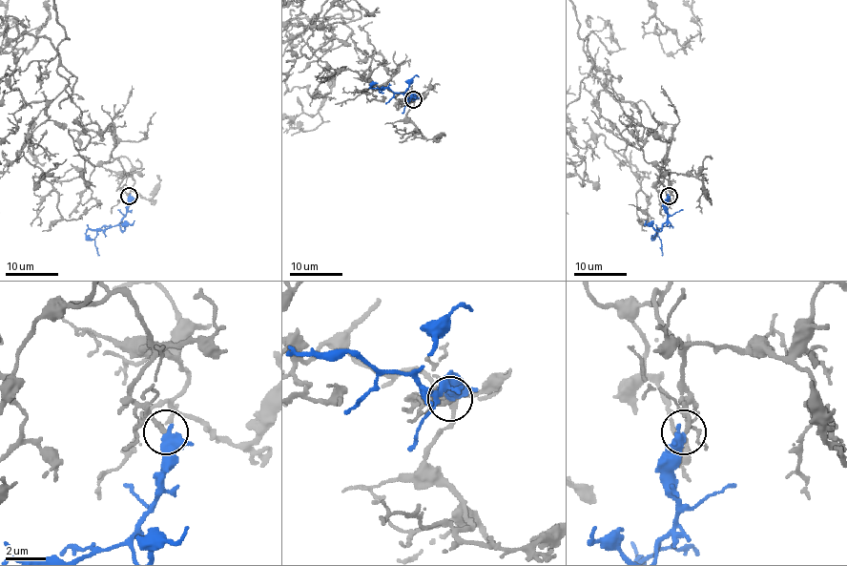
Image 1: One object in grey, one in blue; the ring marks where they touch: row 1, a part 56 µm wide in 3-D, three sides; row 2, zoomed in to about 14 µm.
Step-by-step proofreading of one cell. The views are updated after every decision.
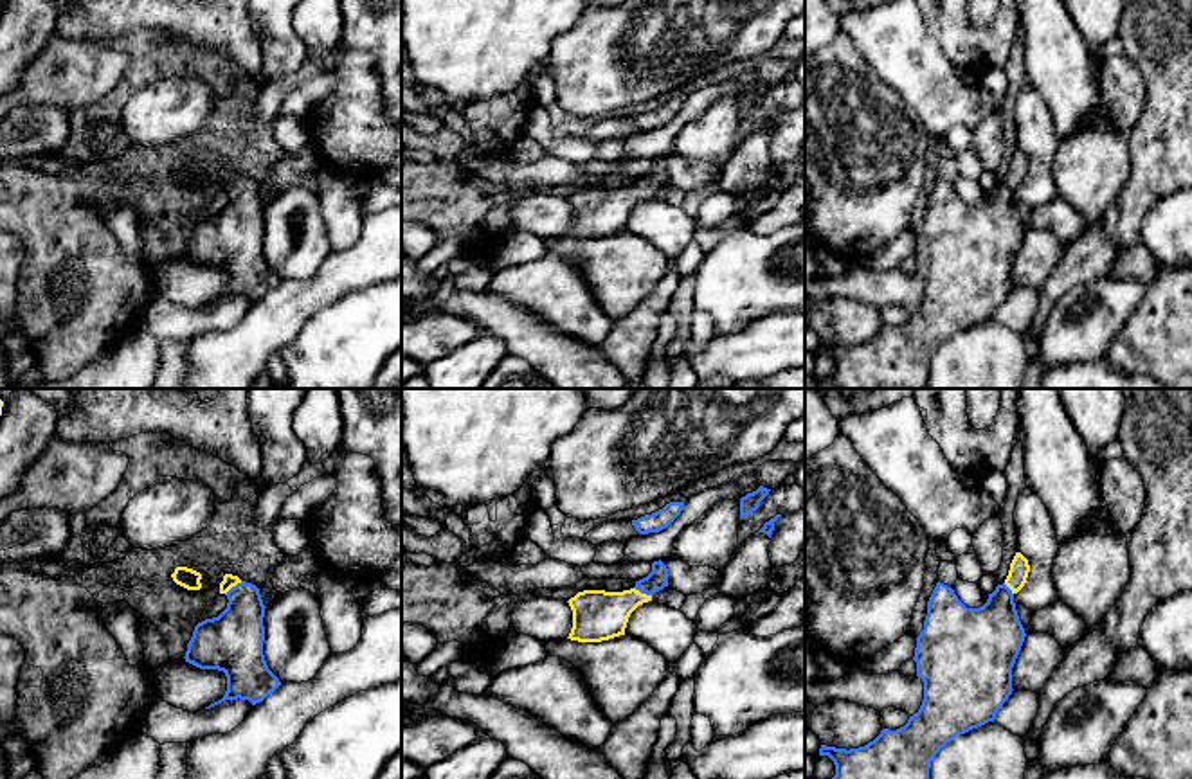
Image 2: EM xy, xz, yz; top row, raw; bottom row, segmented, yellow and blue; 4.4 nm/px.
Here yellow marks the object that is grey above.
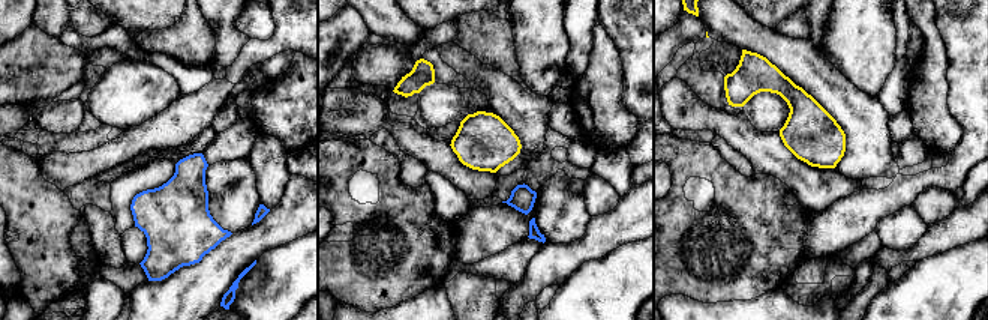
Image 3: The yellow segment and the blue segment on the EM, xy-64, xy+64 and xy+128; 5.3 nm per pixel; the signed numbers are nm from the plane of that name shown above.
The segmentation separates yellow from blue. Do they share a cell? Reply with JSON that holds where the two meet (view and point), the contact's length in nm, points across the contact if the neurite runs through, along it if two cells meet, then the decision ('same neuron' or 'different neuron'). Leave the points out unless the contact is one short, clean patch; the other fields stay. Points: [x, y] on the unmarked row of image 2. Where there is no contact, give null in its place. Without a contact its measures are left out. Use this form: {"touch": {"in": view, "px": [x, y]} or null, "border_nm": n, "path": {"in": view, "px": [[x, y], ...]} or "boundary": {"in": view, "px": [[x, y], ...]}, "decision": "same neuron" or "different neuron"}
{"touch": {"in": "xz", "px": [643, 191]}, "border_nm": 90, "path": {"in": "xz", "px": [[598, 213], [643, 191], [658, 175]]}, "decision": "same neuron"}

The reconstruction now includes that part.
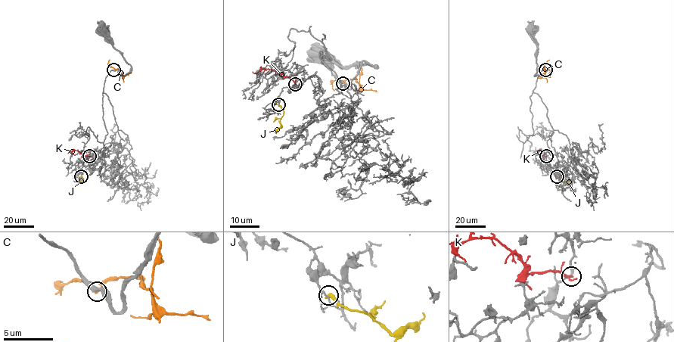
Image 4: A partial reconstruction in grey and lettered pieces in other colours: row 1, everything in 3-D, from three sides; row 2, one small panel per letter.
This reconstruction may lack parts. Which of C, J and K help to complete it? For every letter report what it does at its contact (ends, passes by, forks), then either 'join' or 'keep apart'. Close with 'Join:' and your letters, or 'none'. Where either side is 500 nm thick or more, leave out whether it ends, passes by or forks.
C: it ends | keep apart
J: it ends | keep apart
K: it passes by | keep apart
Join: none

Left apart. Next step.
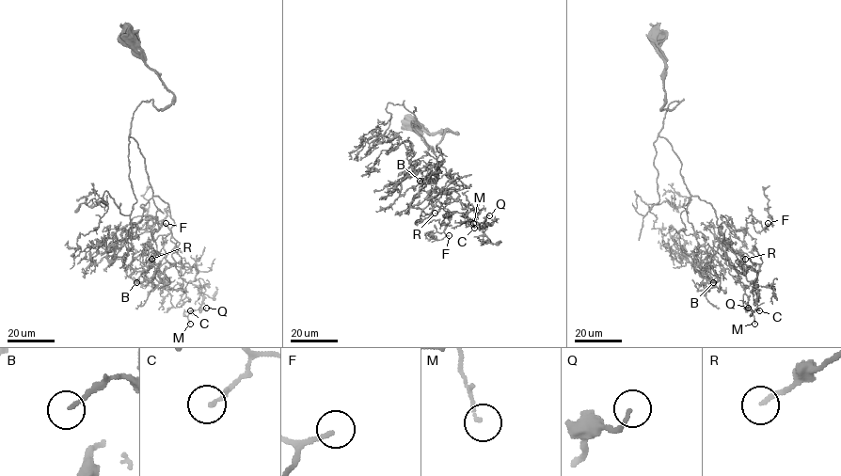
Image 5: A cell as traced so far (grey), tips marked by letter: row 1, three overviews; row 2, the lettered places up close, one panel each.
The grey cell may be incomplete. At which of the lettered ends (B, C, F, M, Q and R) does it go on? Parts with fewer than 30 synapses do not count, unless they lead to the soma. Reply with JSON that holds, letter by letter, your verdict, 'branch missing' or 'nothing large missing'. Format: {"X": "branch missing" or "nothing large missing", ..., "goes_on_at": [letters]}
{"B": "branch missing", "C": "nothing large missing", "F": "branch missing", "M": "nothing large missing", "Q": "nothing large missing", "R": "branch missing", "goes_on_at": ["B", "F", "R"]}

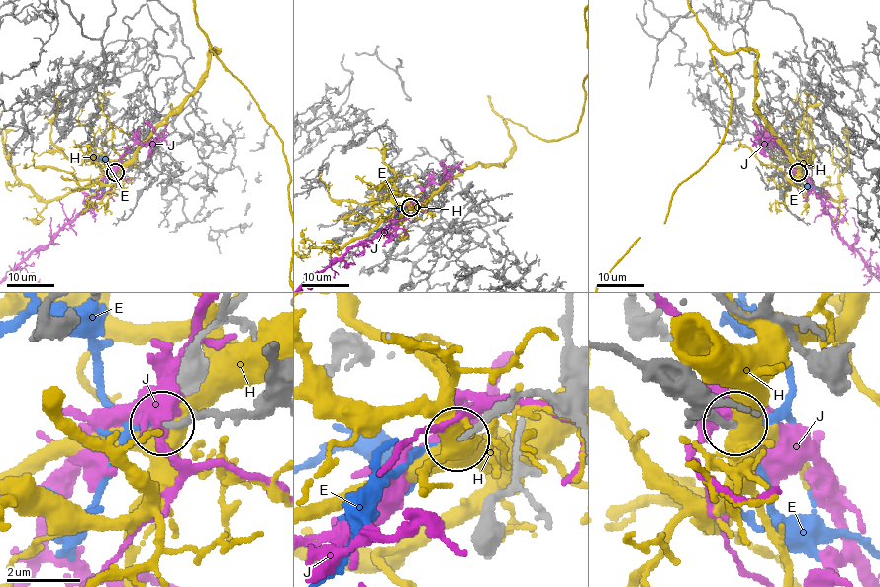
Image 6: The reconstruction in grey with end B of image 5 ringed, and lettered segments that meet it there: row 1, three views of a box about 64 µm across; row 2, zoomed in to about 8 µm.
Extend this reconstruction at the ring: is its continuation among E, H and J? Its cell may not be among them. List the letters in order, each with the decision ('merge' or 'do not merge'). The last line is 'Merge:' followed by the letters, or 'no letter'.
E: merge
H: do not merge
J: do not merge
Merge: E

